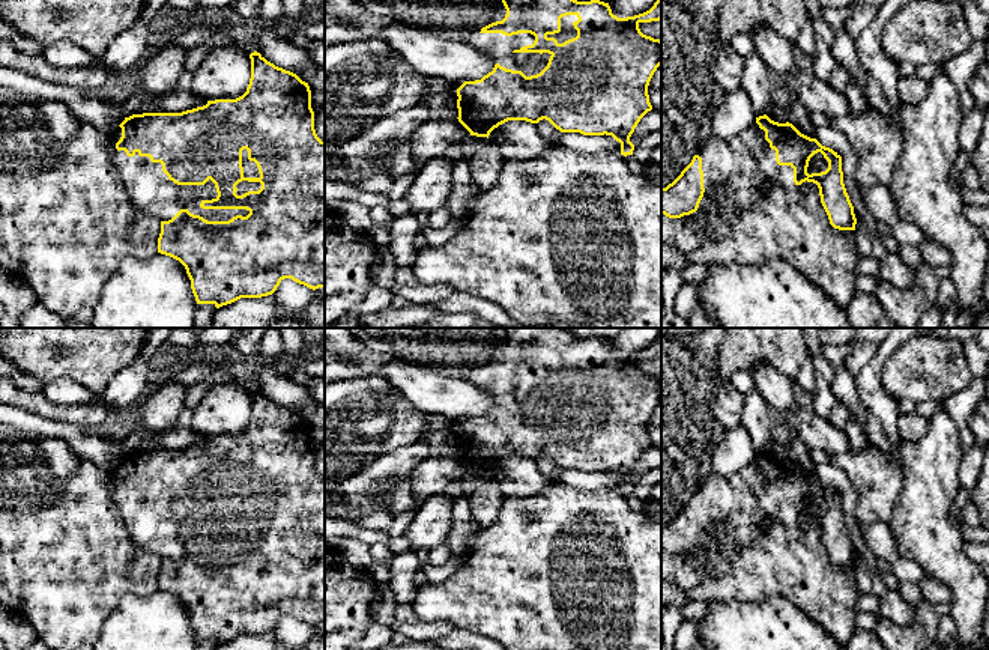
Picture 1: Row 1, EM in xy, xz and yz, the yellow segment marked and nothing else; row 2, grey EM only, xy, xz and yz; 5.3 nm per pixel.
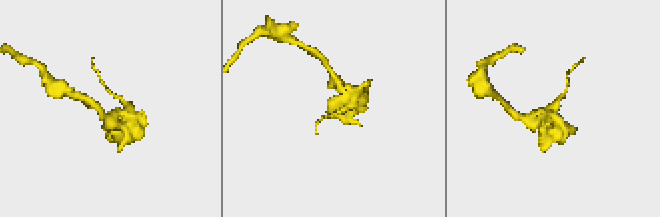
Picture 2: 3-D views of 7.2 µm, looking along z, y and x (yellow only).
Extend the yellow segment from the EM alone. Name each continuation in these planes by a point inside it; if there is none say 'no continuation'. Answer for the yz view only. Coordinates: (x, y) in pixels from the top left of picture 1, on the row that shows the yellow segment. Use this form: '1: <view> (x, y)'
1: yz (743, 164)

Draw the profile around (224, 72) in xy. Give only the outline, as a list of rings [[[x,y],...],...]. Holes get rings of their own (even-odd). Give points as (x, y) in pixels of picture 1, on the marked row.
[[[213,47],[194,72],[192,92],[206,101],[236,99],[246,92],[251,59],[236,47]]]

